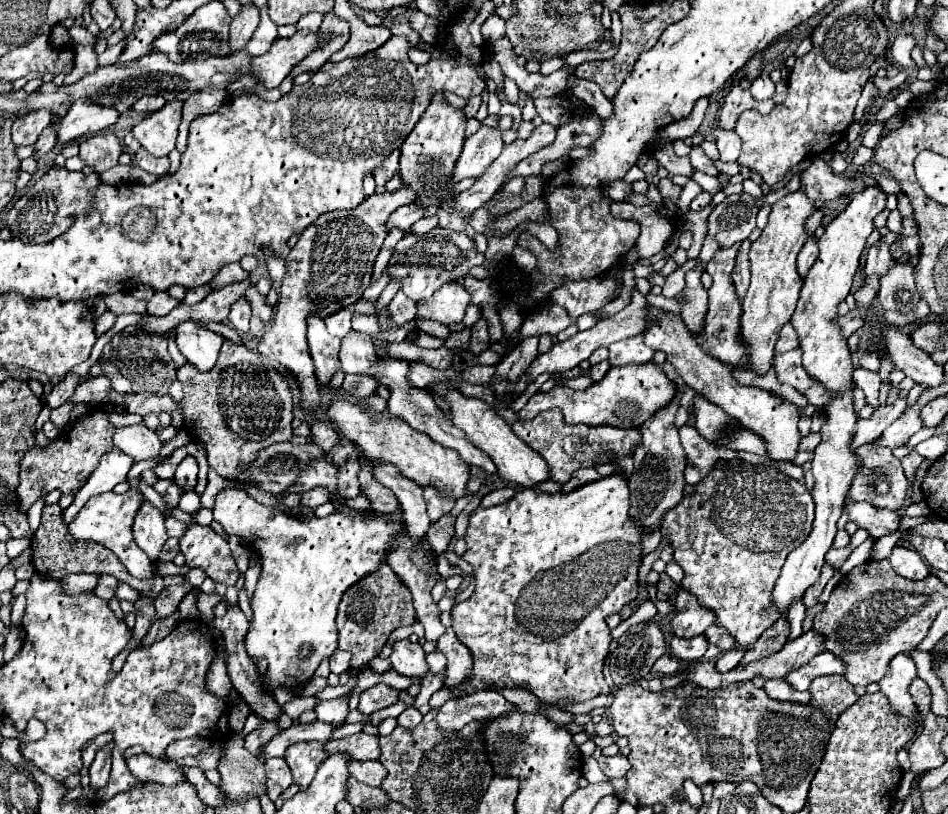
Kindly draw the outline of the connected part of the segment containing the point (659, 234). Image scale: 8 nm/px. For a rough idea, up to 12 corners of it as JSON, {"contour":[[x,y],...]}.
{"contour":[[614,202],[612,216],[634,218],[640,258],[662,252],[674,222],[650,206]]}

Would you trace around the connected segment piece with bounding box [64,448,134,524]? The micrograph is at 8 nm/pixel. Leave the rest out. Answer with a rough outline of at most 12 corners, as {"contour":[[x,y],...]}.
{"contour":[[118,448],[100,458],[68,510],[72,522],[92,498],[124,482],[134,458]]}

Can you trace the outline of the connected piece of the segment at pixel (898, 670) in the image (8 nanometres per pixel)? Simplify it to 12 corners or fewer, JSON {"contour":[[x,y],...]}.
{"contour":[[898,654],[878,682],[894,712],[918,716],[908,694],[914,660]]}

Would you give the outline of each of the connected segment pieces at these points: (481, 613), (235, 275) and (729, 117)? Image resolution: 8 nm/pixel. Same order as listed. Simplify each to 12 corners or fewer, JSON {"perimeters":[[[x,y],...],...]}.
{"perimeters":[[[626,478],[470,516],[462,696],[610,692],[638,596]],[[239,262],[224,266],[208,284],[218,290],[226,284],[240,282],[250,274]],[[740,86],[724,96],[720,126],[734,128],[744,110],[768,114],[770,100],[758,102]]]}

